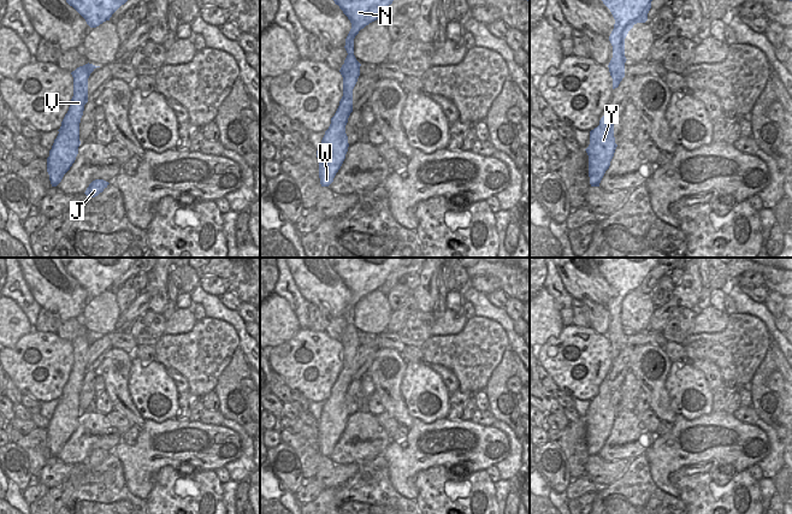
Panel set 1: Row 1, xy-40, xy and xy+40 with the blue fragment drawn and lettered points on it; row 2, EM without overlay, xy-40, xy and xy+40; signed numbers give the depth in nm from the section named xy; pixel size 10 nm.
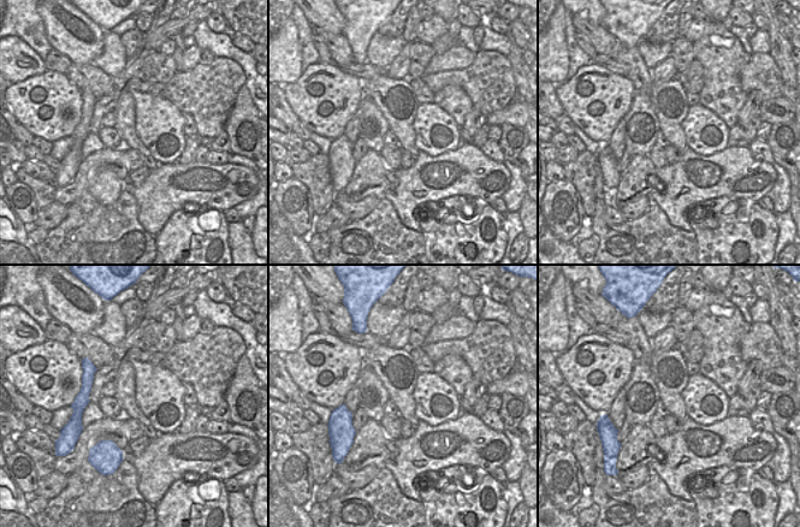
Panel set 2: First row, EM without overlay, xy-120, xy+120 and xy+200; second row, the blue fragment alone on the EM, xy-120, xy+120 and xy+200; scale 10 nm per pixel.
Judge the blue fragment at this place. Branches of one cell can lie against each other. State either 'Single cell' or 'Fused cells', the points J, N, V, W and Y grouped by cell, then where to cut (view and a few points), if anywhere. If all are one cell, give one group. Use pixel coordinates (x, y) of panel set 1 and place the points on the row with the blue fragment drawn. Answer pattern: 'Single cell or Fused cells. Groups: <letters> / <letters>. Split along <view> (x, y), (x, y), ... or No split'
Single cell. Groups: J N V W Y. No split.

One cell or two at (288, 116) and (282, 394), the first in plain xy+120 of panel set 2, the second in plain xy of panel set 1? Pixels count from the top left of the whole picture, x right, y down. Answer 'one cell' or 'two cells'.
one cell

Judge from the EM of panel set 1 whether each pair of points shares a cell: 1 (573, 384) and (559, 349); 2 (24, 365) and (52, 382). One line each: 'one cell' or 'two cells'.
1: one cell
2: one cell

